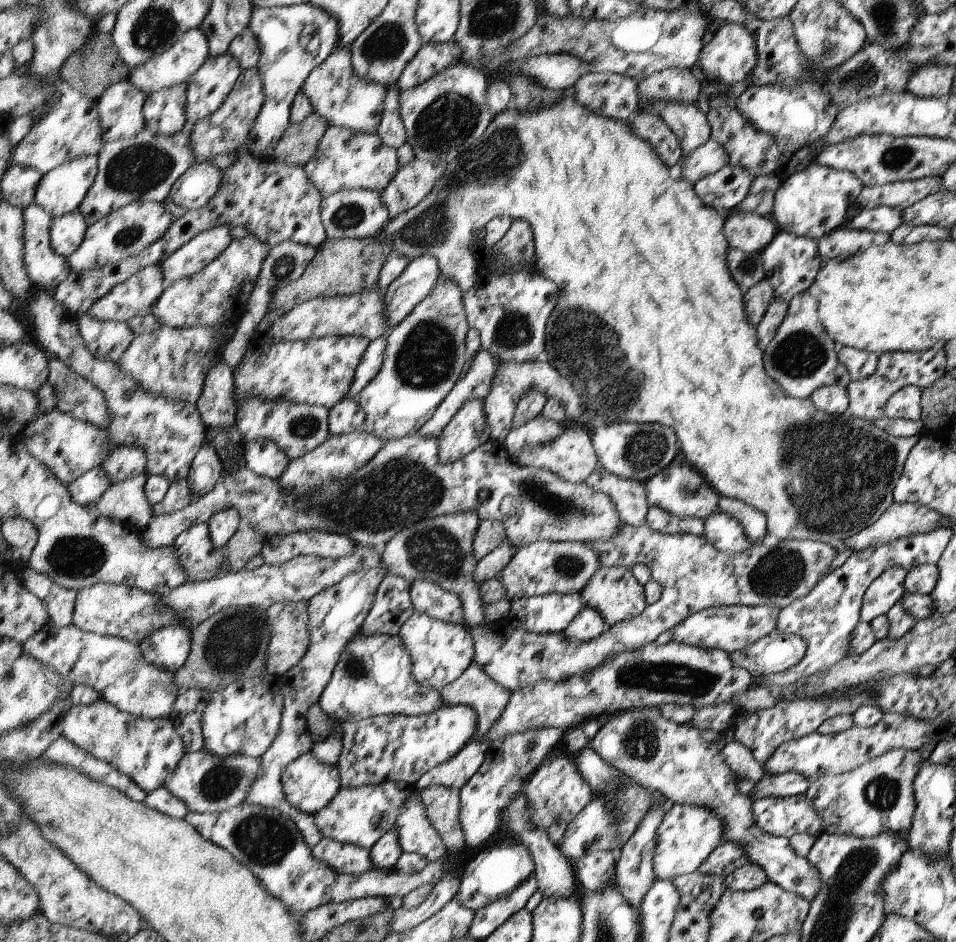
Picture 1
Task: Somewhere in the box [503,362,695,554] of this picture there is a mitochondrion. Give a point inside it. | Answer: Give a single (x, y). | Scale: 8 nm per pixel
(562, 506)

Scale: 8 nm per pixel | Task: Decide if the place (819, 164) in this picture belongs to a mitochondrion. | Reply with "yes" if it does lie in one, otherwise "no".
no

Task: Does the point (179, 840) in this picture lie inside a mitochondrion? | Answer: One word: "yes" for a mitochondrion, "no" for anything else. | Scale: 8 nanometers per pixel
no

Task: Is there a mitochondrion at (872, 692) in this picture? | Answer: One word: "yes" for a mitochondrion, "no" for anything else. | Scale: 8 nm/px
no

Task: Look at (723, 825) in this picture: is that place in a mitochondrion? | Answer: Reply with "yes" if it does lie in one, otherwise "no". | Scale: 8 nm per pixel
no

